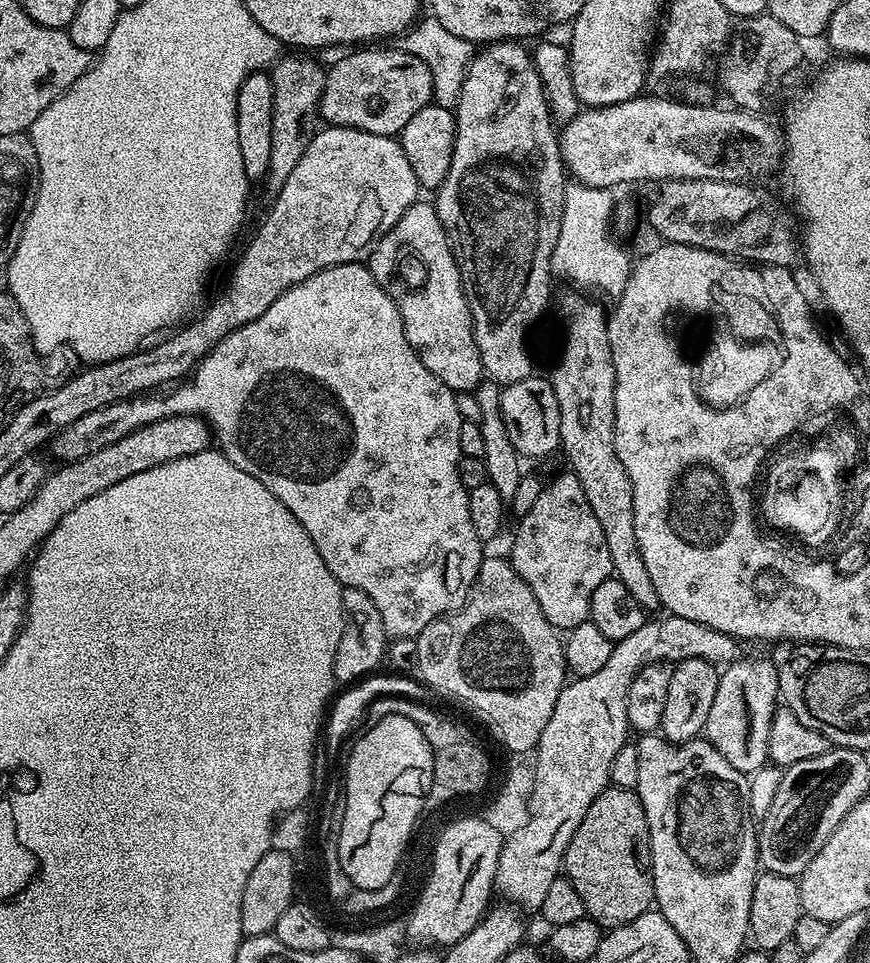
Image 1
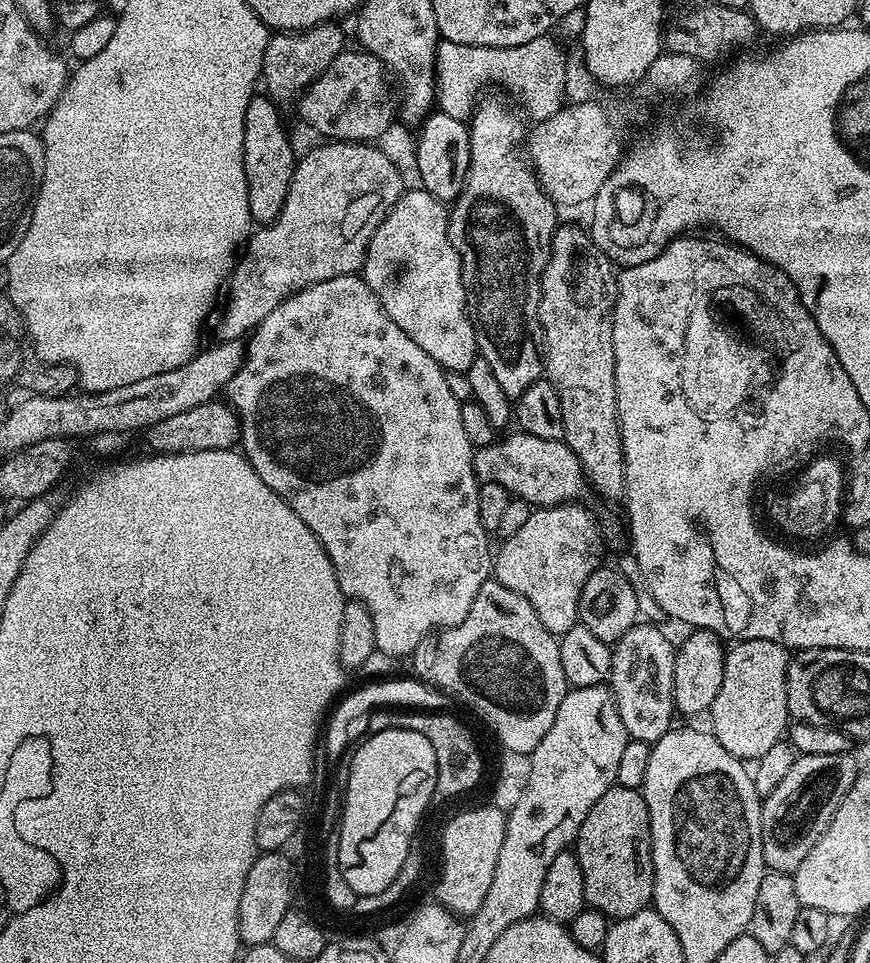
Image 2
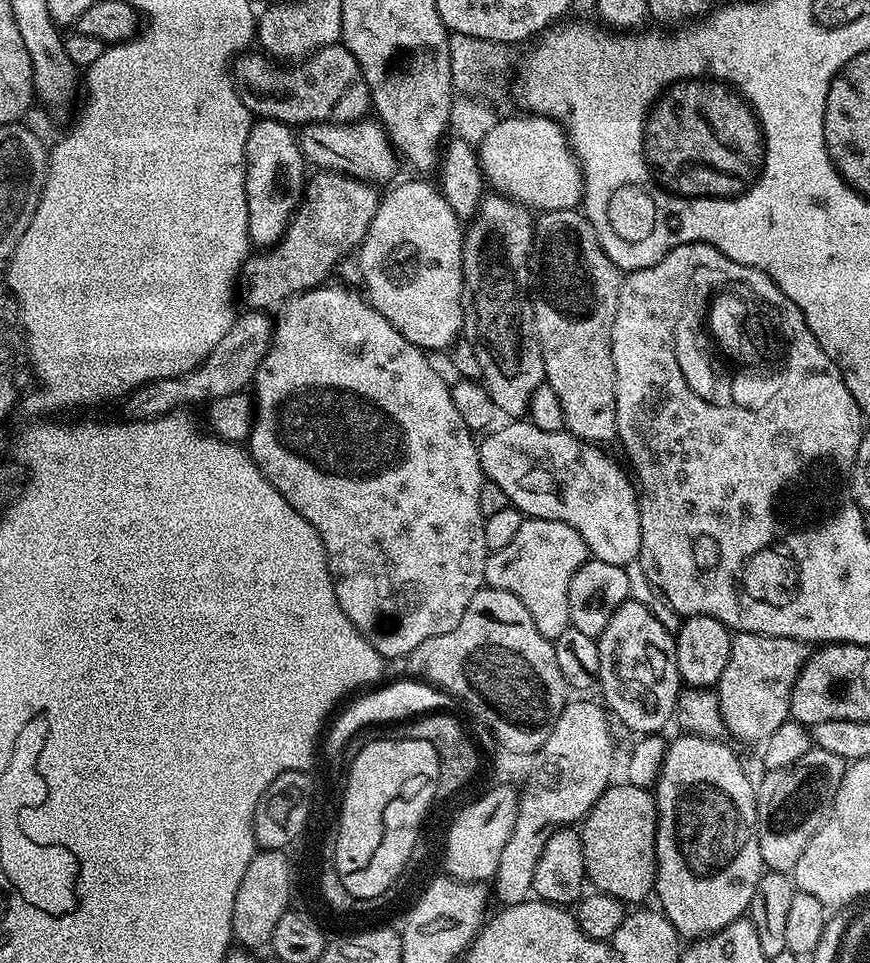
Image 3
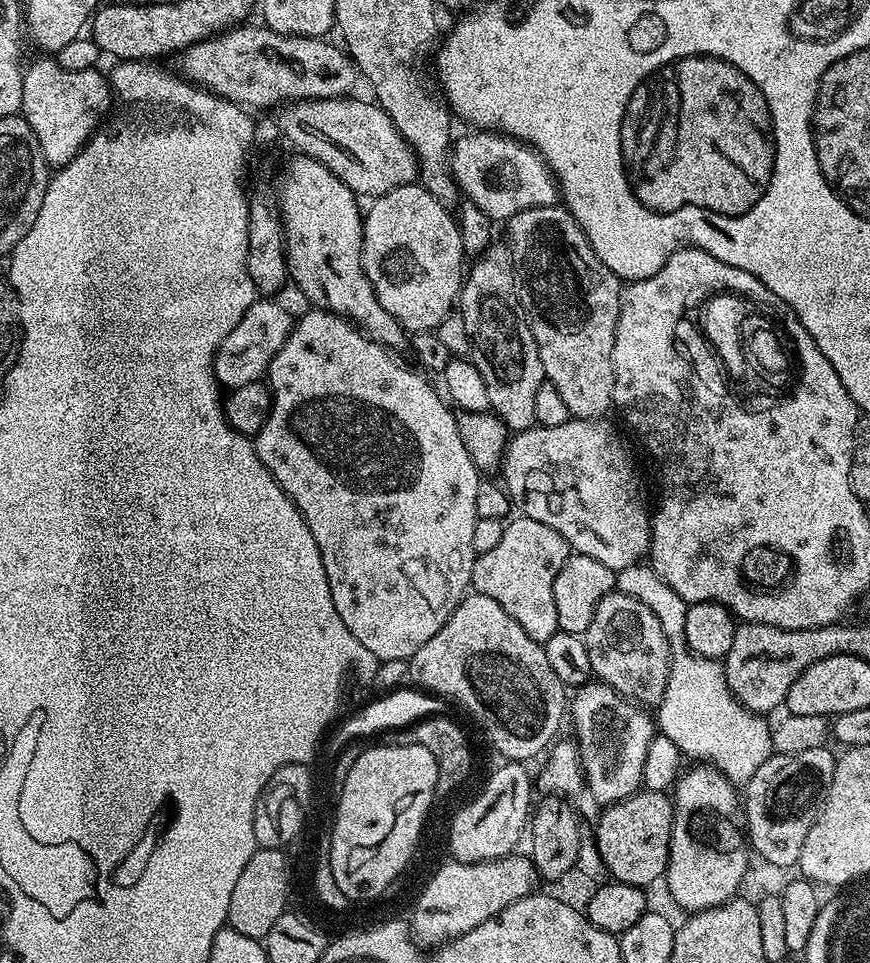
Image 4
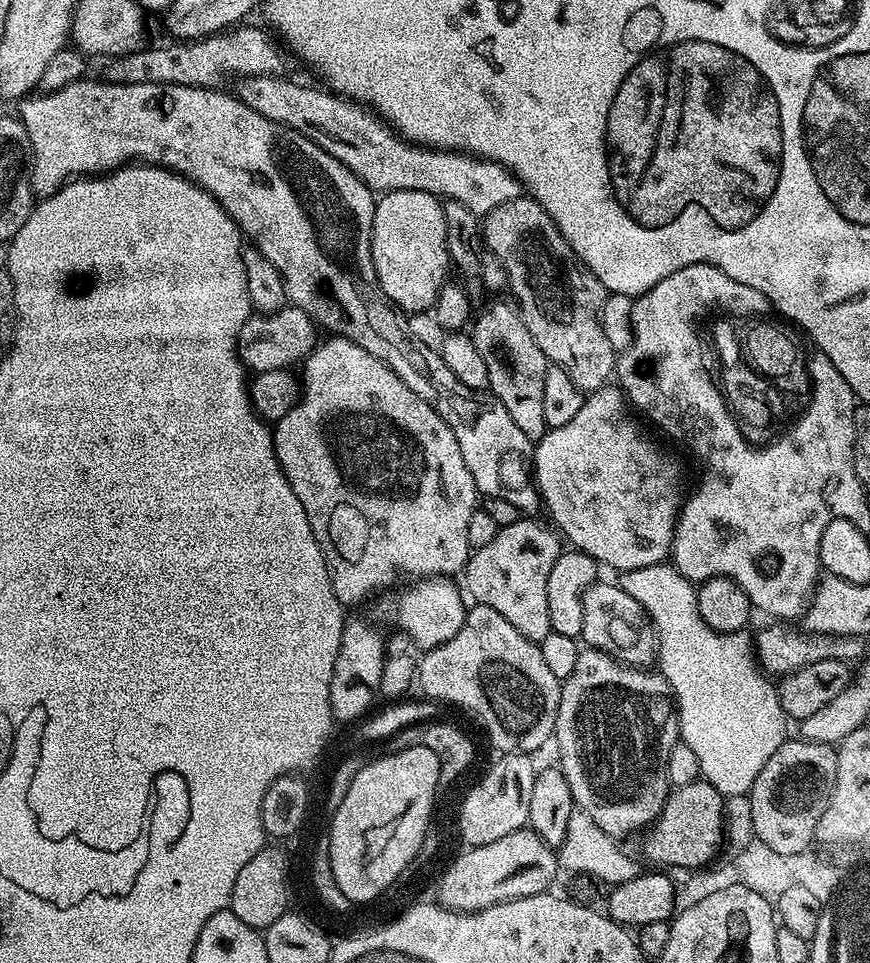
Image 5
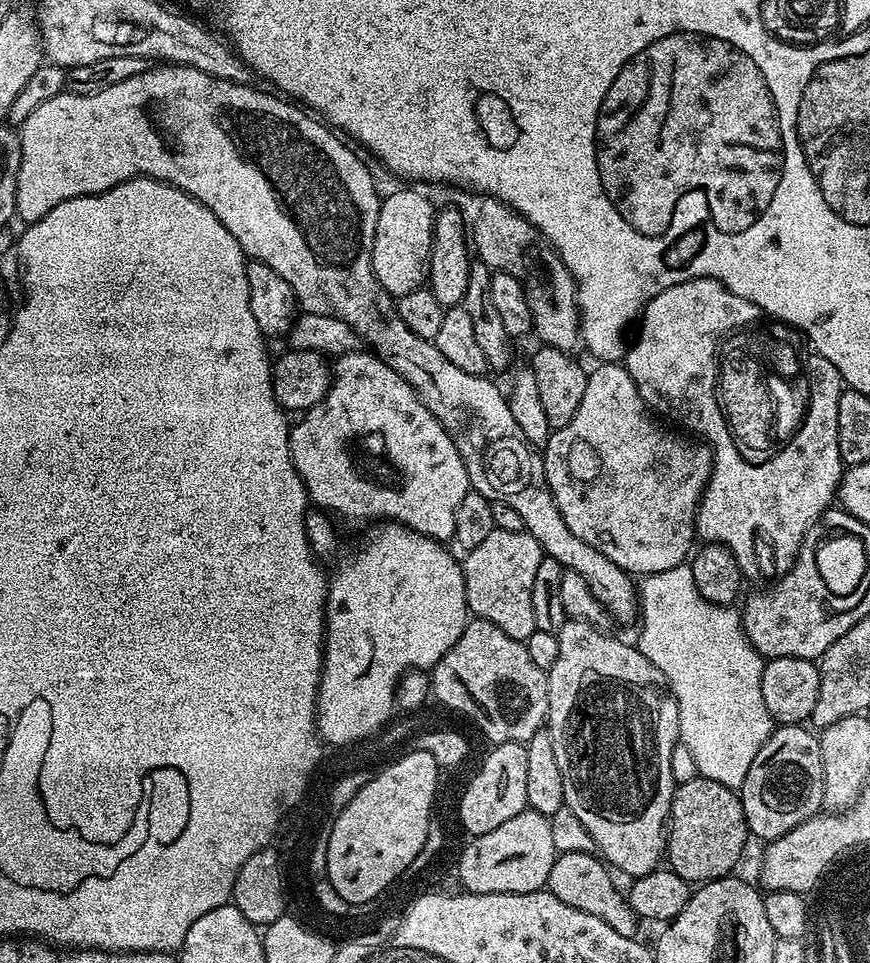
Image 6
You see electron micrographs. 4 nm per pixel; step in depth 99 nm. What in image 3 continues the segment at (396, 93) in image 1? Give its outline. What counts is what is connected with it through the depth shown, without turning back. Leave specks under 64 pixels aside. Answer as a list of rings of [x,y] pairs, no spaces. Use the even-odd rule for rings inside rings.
[[[337,42],[320,48],[307,60],[285,66],[260,50],[249,50],[236,57],[234,61],[234,79],[244,97],[244,104],[253,117],[265,120],[277,120],[289,126],[305,124],[354,124],[369,115],[372,108],[370,90],[366,78],[350,50]]]

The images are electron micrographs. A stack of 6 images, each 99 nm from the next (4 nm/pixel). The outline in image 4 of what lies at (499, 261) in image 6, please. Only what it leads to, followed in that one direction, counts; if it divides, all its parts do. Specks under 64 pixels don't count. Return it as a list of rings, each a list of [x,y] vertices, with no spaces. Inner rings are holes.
[[[553,206],[550,208],[531,208],[522,210],[514,214],[506,222],[508,228],[508,237],[506,243],[510,254],[512,255],[512,265],[516,267],[516,279],[522,289],[522,299],[524,302],[524,311],[528,314],[528,325],[534,334],[534,342],[538,346],[538,358],[542,358],[544,367],[544,379],[547,383],[554,386],[566,401],[566,408],[569,417],[578,420],[595,420],[605,415],[607,408],[613,407],[612,395],[614,394],[614,366],[612,365],[612,351],[614,350],[614,338],[616,337],[616,323],[620,313],[620,293],[622,291],[622,281],[620,277],[615,276],[609,268],[594,254],[582,226],[568,213],[567,208],[563,206]]]

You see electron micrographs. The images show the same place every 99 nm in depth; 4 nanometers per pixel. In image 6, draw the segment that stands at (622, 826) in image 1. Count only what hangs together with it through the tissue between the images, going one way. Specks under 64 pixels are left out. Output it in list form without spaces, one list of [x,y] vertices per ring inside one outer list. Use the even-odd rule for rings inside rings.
[[[699,774],[690,782],[677,784],[676,792],[672,795],[666,849],[666,864],[671,871],[689,882],[720,880],[737,867],[740,857],[744,854],[744,846],[749,839],[748,823],[744,817],[740,793],[737,789],[727,788],[722,786],[722,782],[714,782]]]

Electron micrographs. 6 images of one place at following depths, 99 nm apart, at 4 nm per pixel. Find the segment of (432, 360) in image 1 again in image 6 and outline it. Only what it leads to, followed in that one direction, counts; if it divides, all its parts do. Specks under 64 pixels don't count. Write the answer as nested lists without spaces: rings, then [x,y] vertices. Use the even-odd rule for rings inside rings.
[[[404,186],[401,192],[392,192],[385,195],[380,202],[378,214],[378,226],[374,234],[374,246],[372,247],[372,269],[376,275],[377,284],[381,284],[394,298],[405,296],[421,287],[428,279],[428,259],[432,253],[432,239],[434,238],[434,226],[436,225],[437,209],[432,209],[432,204],[420,192],[411,192],[411,187]]]

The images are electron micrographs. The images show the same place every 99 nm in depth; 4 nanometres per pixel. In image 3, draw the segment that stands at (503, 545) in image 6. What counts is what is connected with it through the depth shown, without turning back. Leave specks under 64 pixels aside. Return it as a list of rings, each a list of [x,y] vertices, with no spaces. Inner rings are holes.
[[[525,518],[518,534],[502,550],[491,553],[486,562],[484,583],[489,588],[506,590],[530,610],[534,626],[542,638],[556,641],[570,626],[570,578],[590,558],[582,534],[566,522],[546,518]]]

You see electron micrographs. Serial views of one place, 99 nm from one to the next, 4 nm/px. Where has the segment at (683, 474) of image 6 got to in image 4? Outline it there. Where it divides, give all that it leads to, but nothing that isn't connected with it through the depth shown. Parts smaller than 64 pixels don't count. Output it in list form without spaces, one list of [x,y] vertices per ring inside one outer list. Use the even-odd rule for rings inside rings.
[[[570,418],[562,426],[537,426],[515,433],[504,450],[502,483],[508,489],[513,505],[521,508],[519,511],[523,515],[550,526],[550,530],[558,530],[573,553],[594,558],[602,562],[602,566],[610,566],[613,572],[618,573],[626,566],[641,563],[647,557],[652,522],[648,496],[636,473],[636,464],[623,438],[616,433],[615,426],[606,421],[604,418]]]

